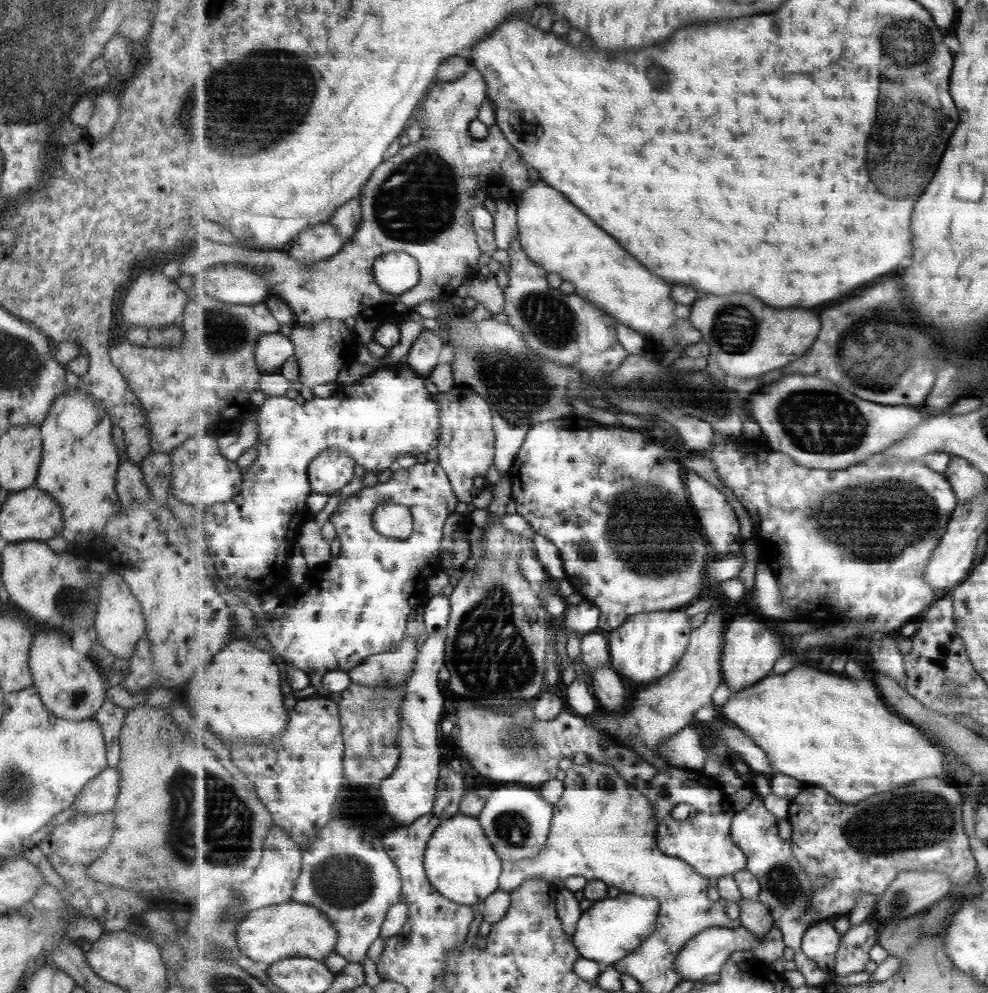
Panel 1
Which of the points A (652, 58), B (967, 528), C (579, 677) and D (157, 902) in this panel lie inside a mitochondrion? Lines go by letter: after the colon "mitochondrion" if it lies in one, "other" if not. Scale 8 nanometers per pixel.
A: mitochondrion
B: other
C: other
D: other

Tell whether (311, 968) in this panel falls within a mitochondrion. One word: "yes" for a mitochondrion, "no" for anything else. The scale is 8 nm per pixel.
no

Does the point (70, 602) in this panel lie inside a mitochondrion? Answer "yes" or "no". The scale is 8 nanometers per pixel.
yes

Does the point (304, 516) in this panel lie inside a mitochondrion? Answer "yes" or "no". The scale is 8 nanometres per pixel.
no

